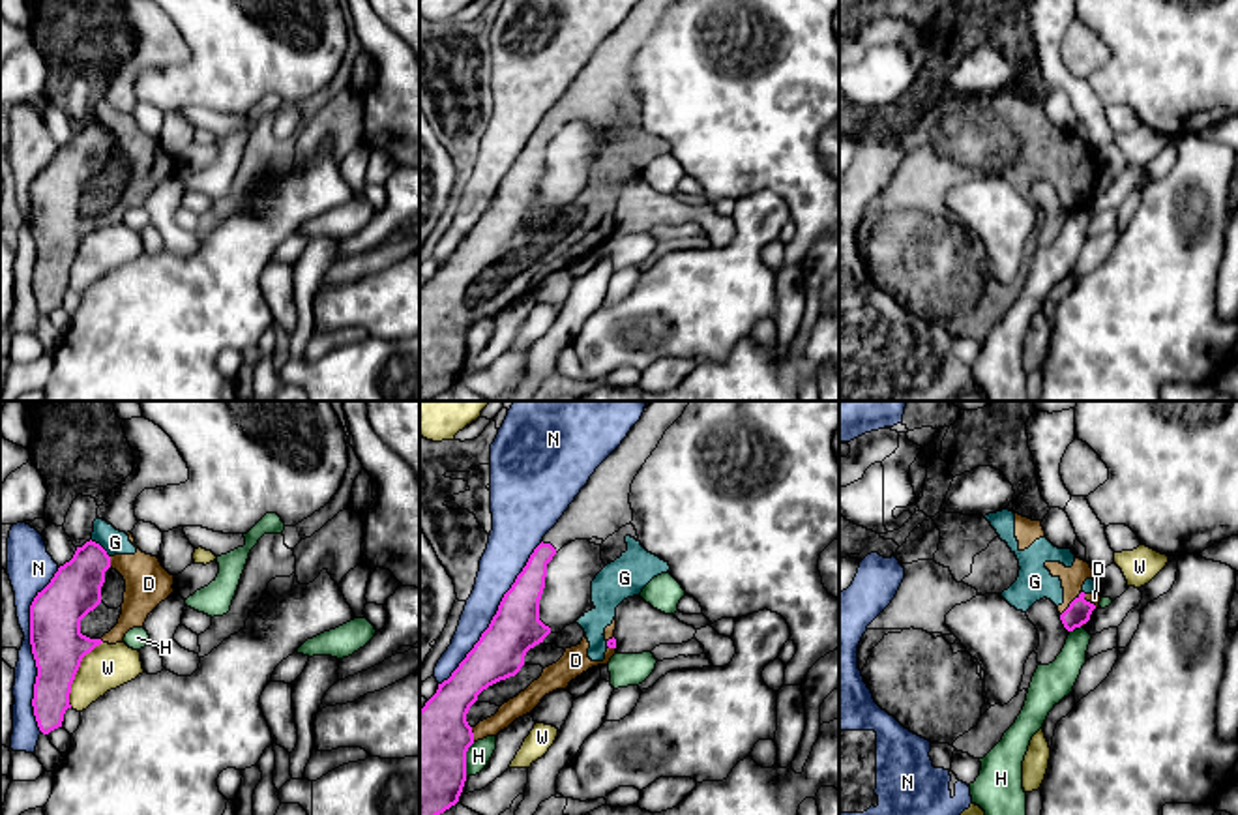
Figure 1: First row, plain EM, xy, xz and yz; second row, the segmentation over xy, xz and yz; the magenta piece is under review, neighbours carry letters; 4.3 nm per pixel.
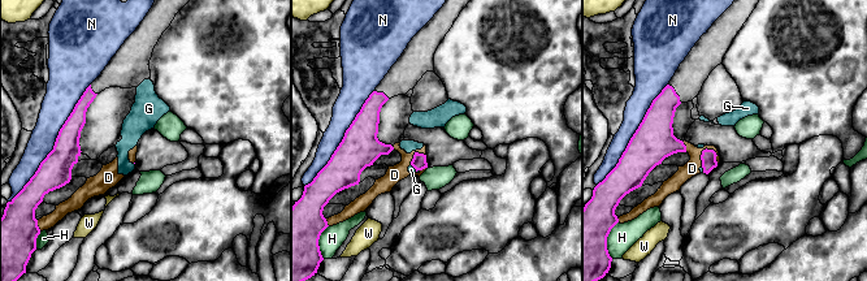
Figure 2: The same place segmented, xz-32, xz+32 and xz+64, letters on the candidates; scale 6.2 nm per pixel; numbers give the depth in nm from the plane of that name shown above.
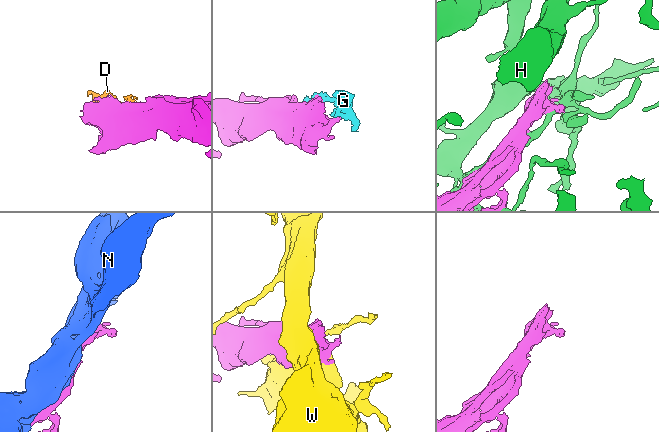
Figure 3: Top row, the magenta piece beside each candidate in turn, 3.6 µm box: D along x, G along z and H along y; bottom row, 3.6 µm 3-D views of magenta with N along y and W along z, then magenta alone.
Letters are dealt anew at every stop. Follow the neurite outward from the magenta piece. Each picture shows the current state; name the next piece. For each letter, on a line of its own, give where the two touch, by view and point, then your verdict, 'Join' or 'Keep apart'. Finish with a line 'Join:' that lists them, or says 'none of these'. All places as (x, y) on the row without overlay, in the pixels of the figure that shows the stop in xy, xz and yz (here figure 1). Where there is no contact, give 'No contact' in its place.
D: Touches magenta at yz (1070, 184). Join
G: Touches magenta at xy (102, 128). Join
H: Touches magenta at xz (465, 340). Keep apart
N: Touches magenta at xy (32, 231). Keep apart
W: Touches magenta at xy (75, 253). Keep apart
Join: D, G

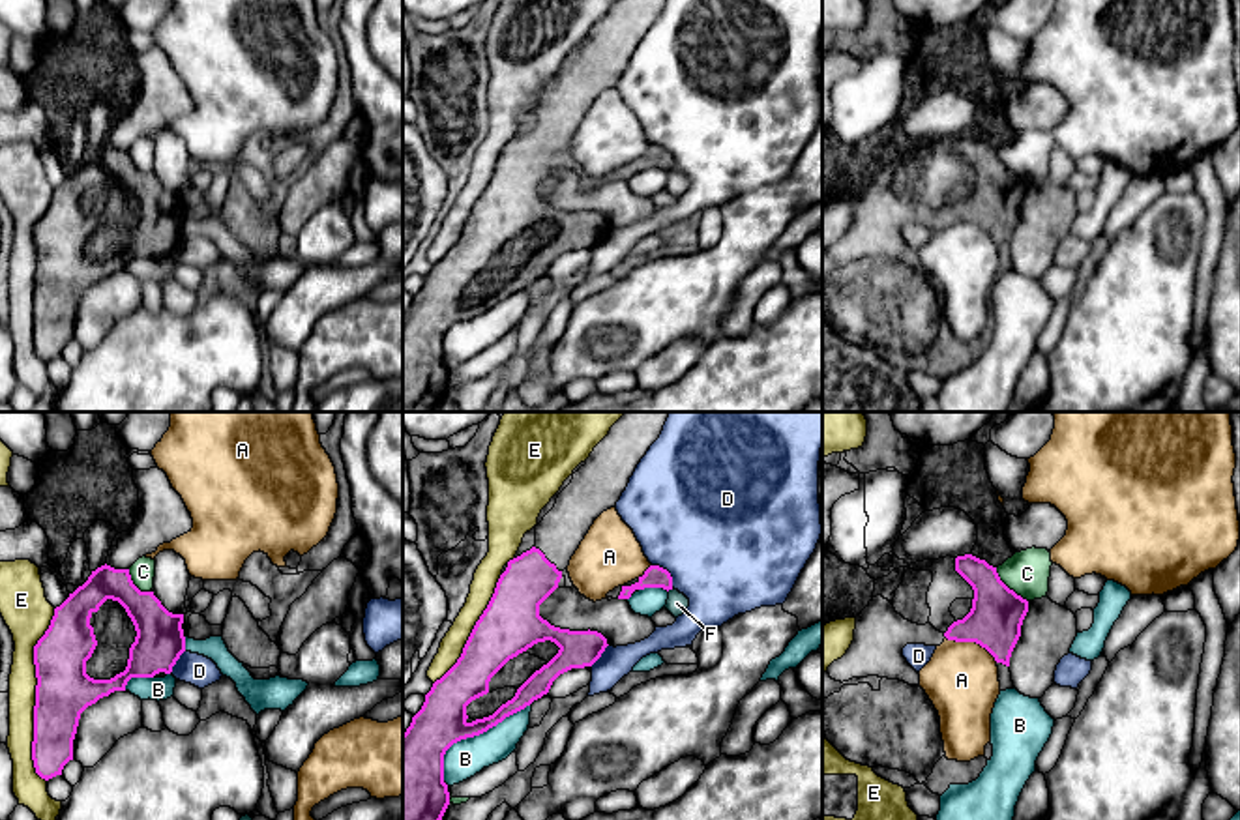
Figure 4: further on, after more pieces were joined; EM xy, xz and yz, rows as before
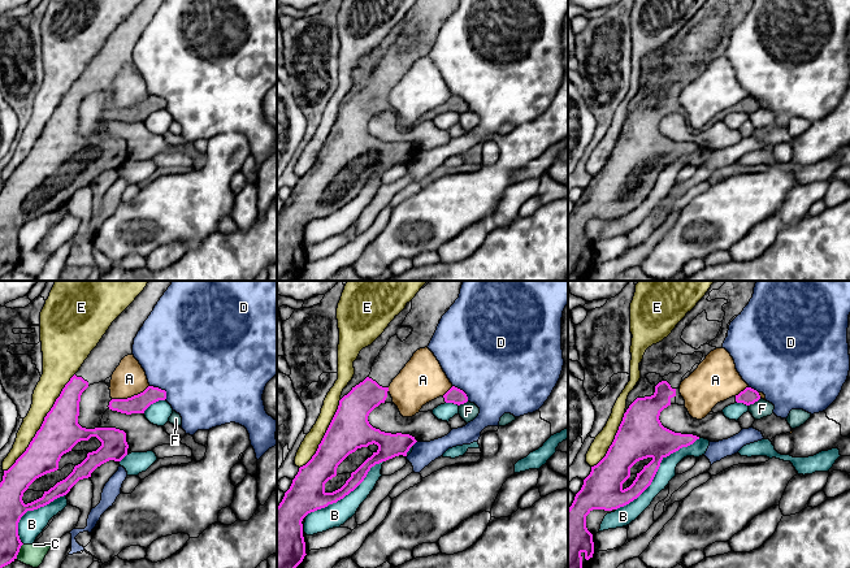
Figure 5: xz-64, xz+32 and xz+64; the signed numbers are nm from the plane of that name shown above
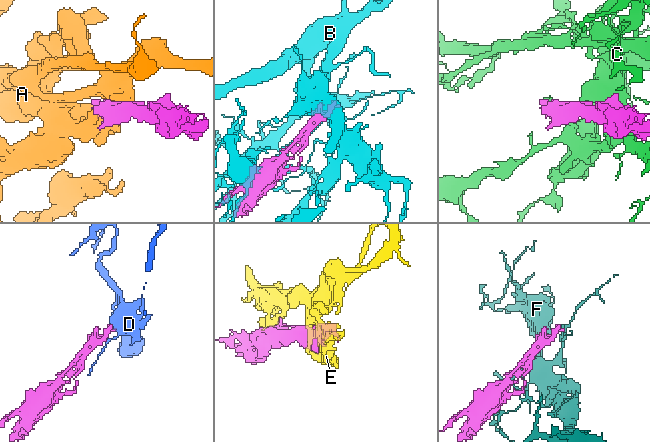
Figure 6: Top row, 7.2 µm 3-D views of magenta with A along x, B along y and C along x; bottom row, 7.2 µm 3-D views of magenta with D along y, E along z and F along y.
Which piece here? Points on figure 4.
A: Touches magenta at yz (973, 221). Keep apart
B: Touches magenta at xz (474, 315). Keep apart
C: Touches magenta at yz (1006, 167). Keep apart
D: Touches magenta at xz (667, 152). Keep apart
E: Touches magenta at xy (36, 276). Keep apart
F: Touches magenta at xz (669, 169). Keep apart
Join: none of these

